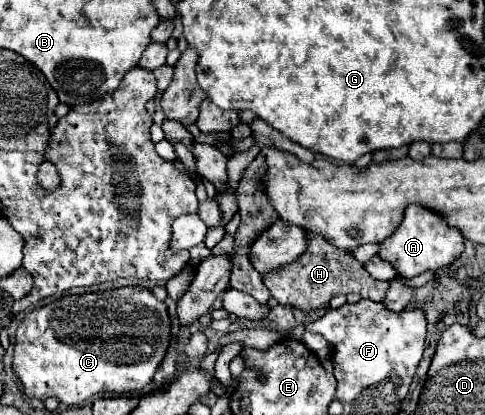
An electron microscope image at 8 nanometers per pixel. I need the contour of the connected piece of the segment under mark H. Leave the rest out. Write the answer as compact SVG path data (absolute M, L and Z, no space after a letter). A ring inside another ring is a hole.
M308 234L306 242L308 242L306 252L298 260L282 266L280 270L264 278L264 284L268 286L270 294L280 304L300 308L302 312L314 312L328 308L328 300L334 298L336 294L350 294L350 292L356 292L362 298L374 302L384 302L388 282L370 278L370 274L366 274L364 264L360 264L352 254L348 254L346 250L338 250L336 246L330 246L330 242L326 242L318 234Z

